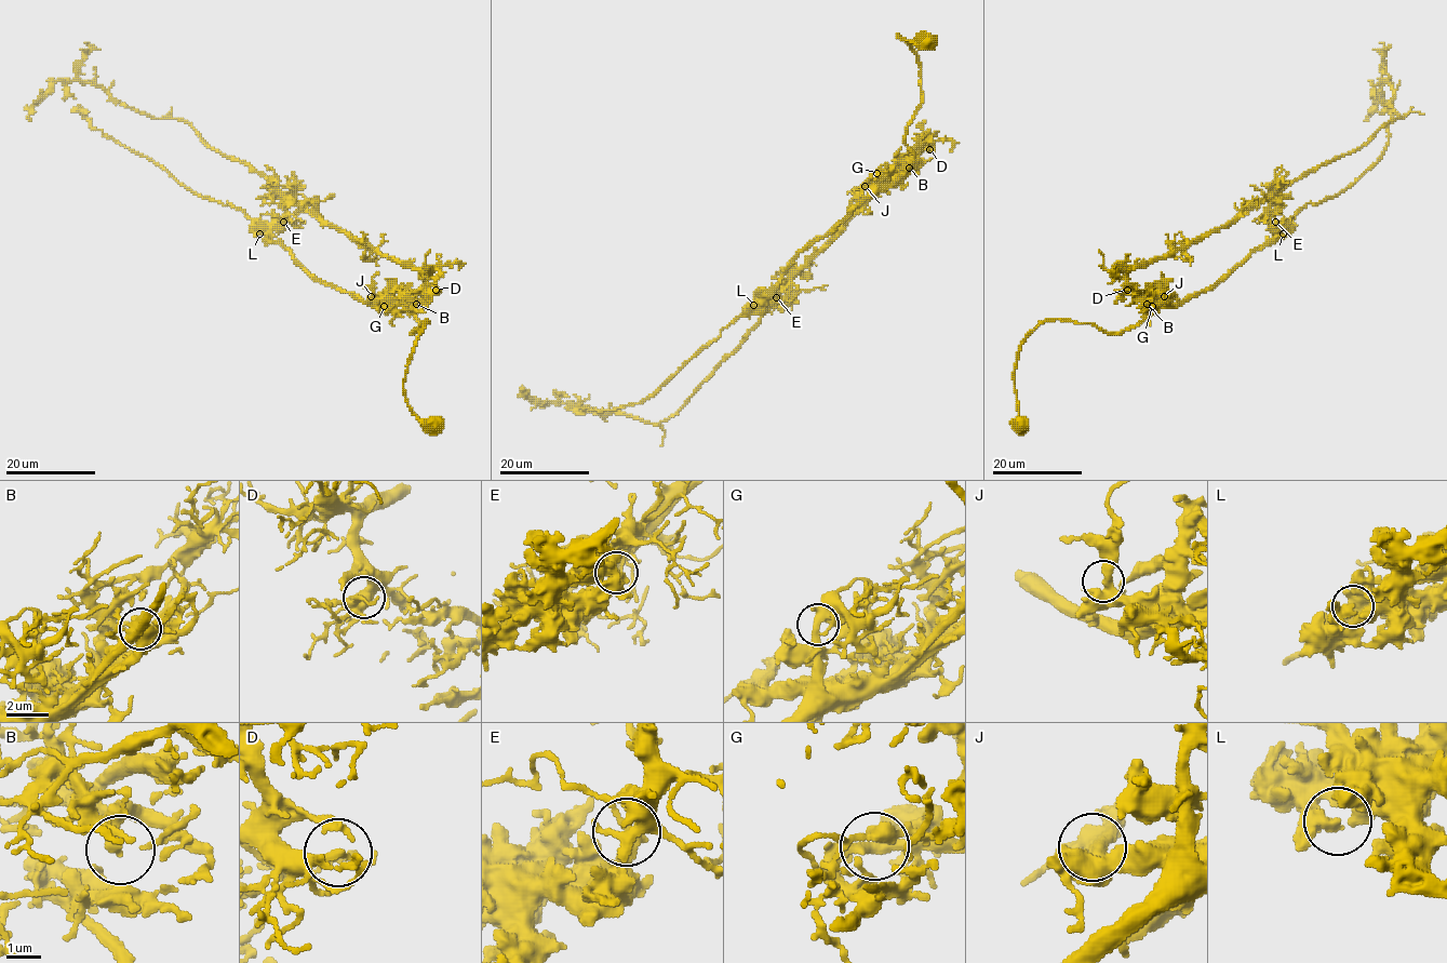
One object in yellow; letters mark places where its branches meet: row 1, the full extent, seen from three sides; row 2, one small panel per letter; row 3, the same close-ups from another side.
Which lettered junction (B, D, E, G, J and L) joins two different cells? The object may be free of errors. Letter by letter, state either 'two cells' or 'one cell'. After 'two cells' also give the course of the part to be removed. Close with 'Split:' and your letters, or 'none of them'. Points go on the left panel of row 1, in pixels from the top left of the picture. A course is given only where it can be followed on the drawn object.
B: one cell
D: one cell
E: two cells; foreign part runs (283, 222), (285, 198), (267, 178), (212, 149), (187, 123), (122, 106), (93, 83), (57, 80), (28, 121)
G: one cell
J: one cell
L: one cell
Split: E

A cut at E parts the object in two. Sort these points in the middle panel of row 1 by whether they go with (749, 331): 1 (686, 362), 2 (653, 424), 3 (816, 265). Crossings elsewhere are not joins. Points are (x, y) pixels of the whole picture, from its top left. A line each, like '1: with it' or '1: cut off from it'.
1: cut off from it
2: with it
3: with it

